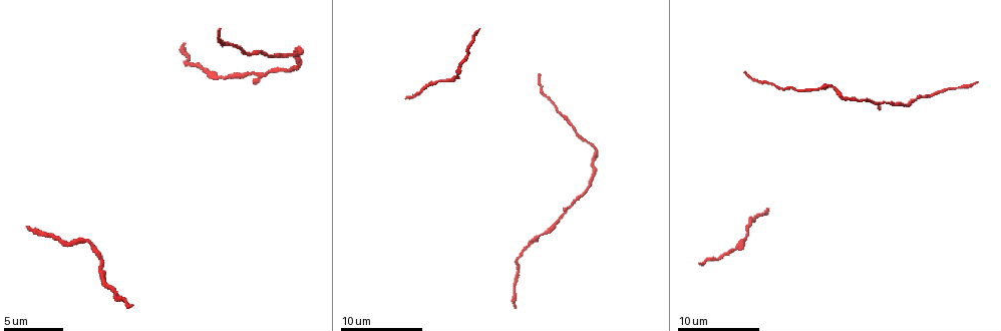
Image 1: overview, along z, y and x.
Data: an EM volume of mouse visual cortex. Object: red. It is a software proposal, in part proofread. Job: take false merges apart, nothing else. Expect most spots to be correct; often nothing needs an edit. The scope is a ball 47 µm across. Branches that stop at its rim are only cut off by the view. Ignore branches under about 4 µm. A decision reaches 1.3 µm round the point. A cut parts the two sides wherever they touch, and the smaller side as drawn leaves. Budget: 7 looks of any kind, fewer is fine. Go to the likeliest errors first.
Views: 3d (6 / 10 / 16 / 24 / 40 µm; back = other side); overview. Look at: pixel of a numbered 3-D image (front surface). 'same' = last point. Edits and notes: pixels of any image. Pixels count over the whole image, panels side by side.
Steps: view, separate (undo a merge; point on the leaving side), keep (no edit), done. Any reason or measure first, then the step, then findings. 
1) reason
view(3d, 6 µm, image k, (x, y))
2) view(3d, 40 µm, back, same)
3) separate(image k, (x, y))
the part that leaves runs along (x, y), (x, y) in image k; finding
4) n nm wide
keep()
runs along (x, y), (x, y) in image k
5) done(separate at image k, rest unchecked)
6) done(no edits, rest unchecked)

calibre changes
view(3d, 10 µm, image 1, (300, 53))

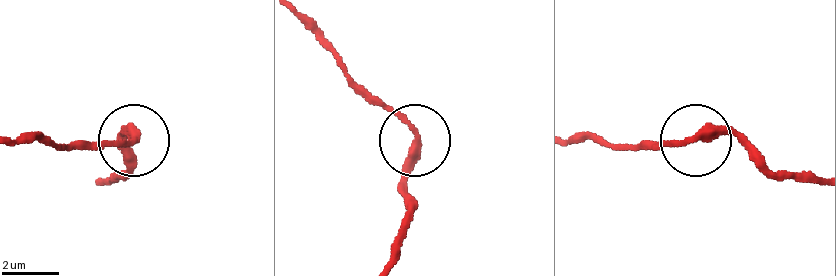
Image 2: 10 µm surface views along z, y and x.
keep()
runs along (571, 143), (687, 143), (722, 135), (756, 148) in image 2; one neuron here

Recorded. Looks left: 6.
calibre changes
view(3d, 16 µm, image 1, (889, 105))

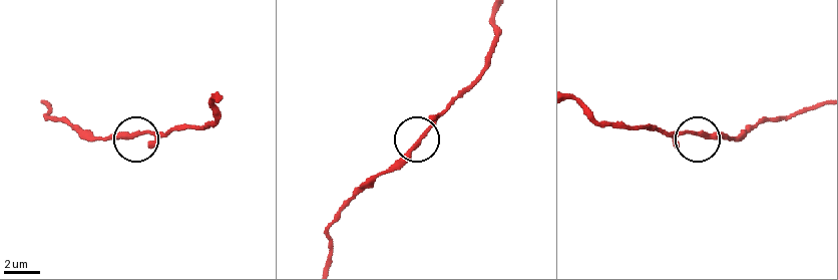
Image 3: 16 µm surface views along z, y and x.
keep()
runs along (217, 99), (213, 121), (198, 126), (92, 135) in image 3; one neuron here

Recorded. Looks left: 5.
calibre changes
view(3d, 16 µm, image 1, (524, 246))

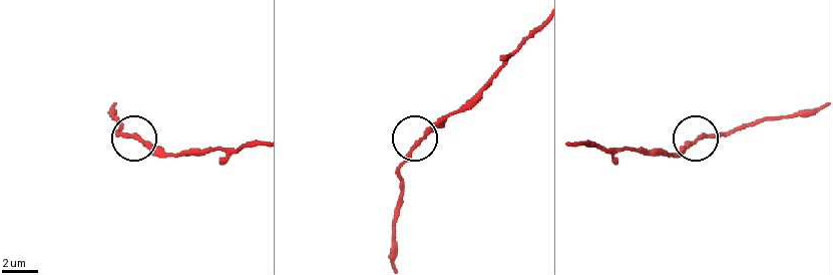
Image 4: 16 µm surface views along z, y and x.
220 nm wide
keep()
runs along (577, 143), (681, 152), (699, 140), (733, 130) in image 4; all the same neuron

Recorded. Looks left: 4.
done(no edits, rest unchecked)

